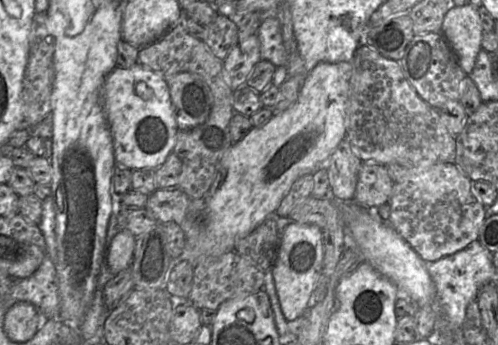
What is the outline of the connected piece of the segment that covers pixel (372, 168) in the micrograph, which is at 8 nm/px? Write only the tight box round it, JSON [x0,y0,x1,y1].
[354,162,394,208]

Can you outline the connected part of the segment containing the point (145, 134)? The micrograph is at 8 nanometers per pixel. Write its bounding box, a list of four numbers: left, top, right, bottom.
[102,62,178,170]

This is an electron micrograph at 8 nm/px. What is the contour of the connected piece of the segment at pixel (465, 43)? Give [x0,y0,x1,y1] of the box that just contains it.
[442,4,482,75]

